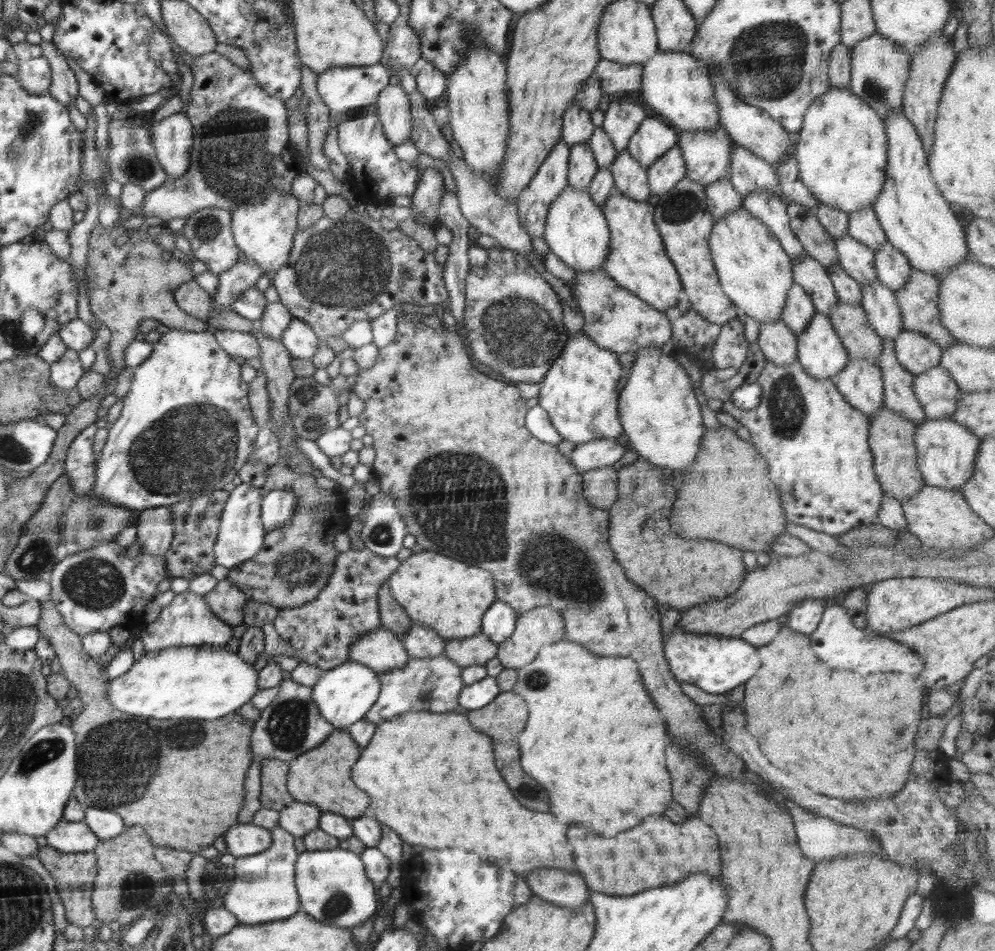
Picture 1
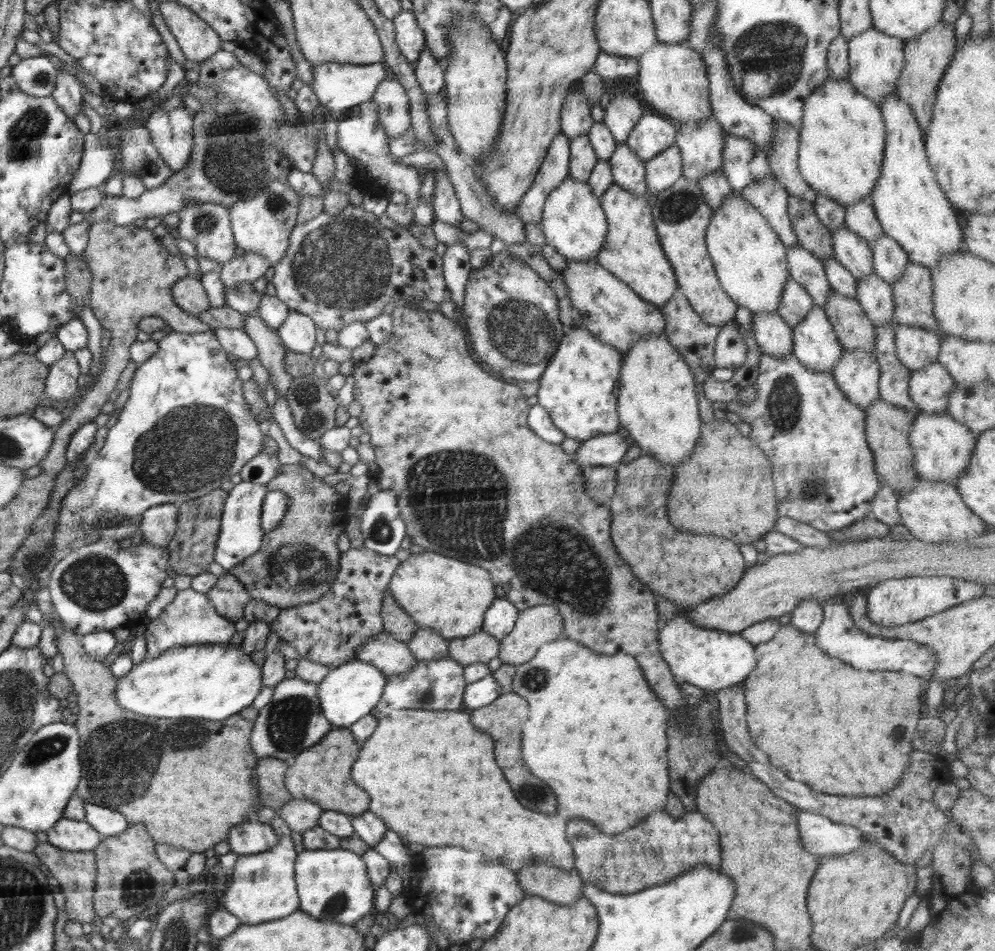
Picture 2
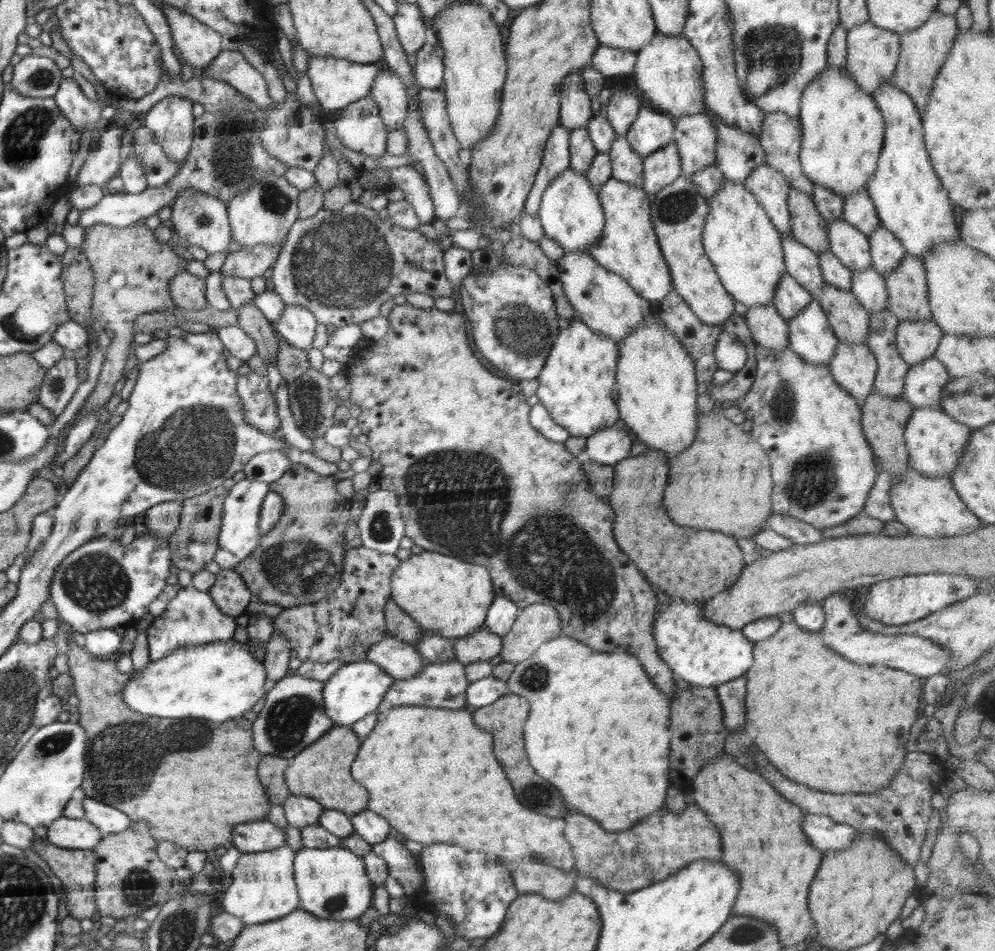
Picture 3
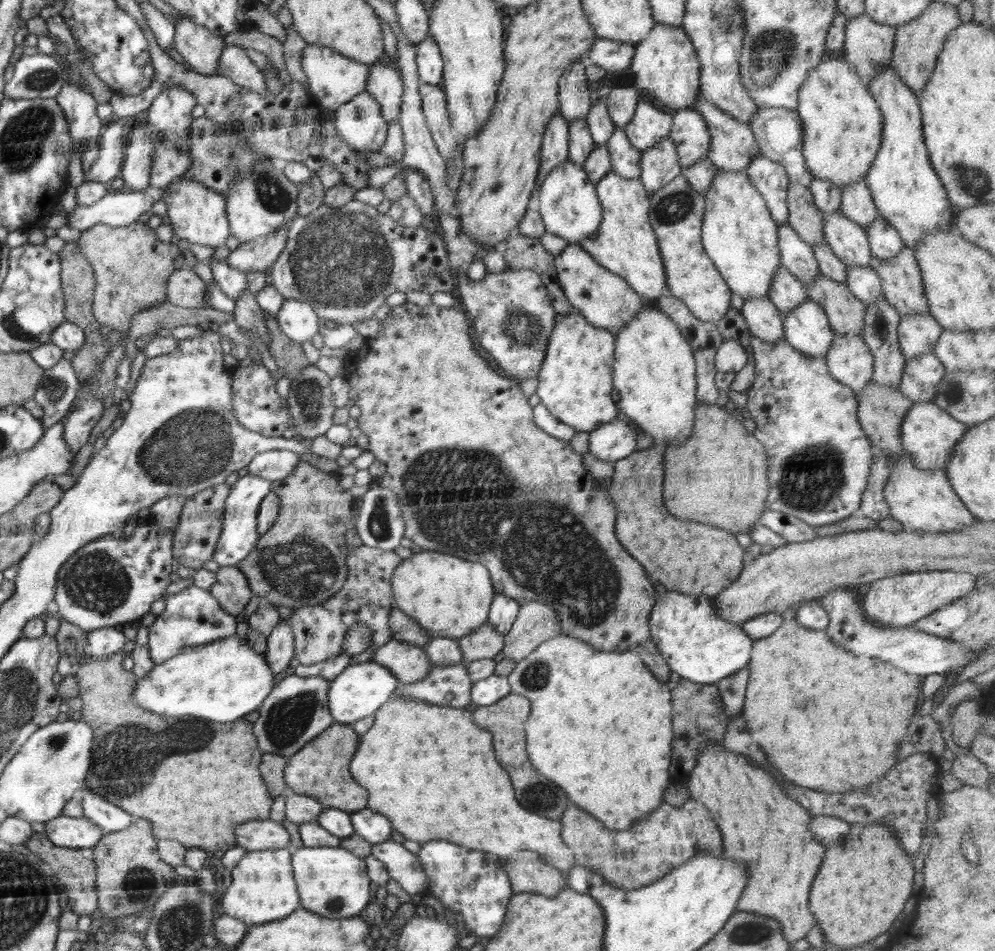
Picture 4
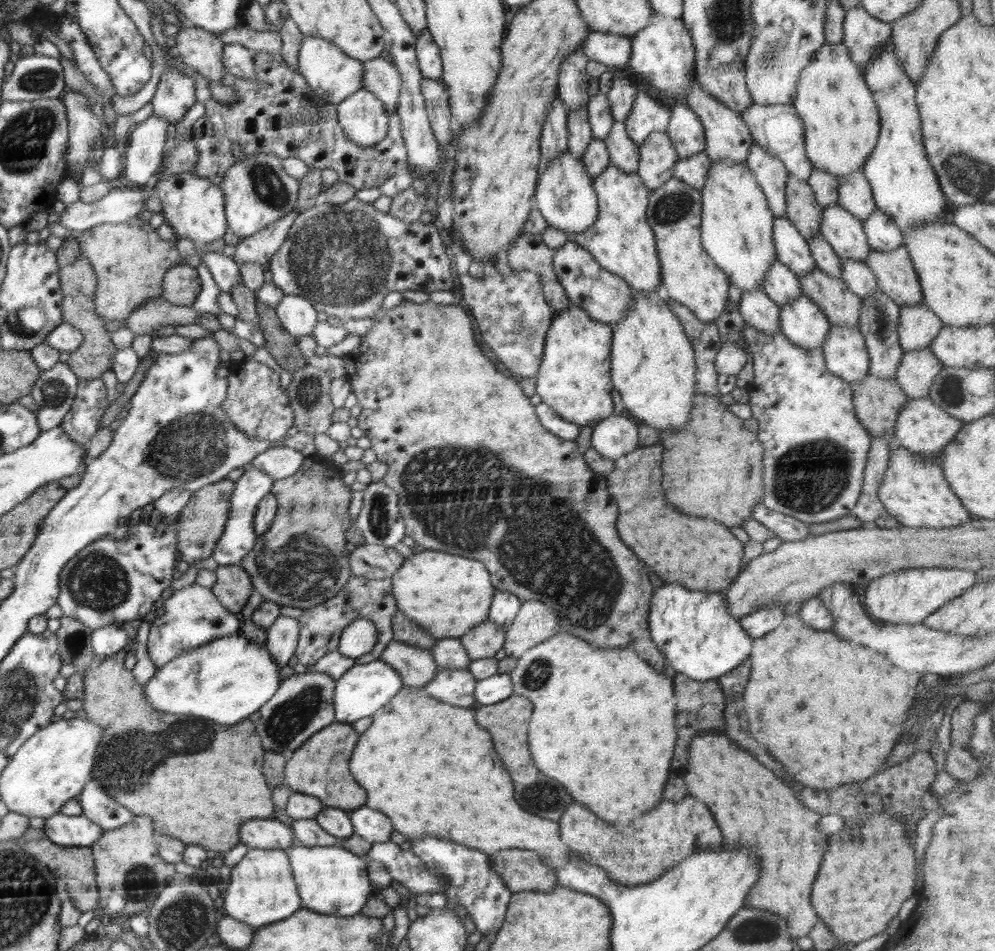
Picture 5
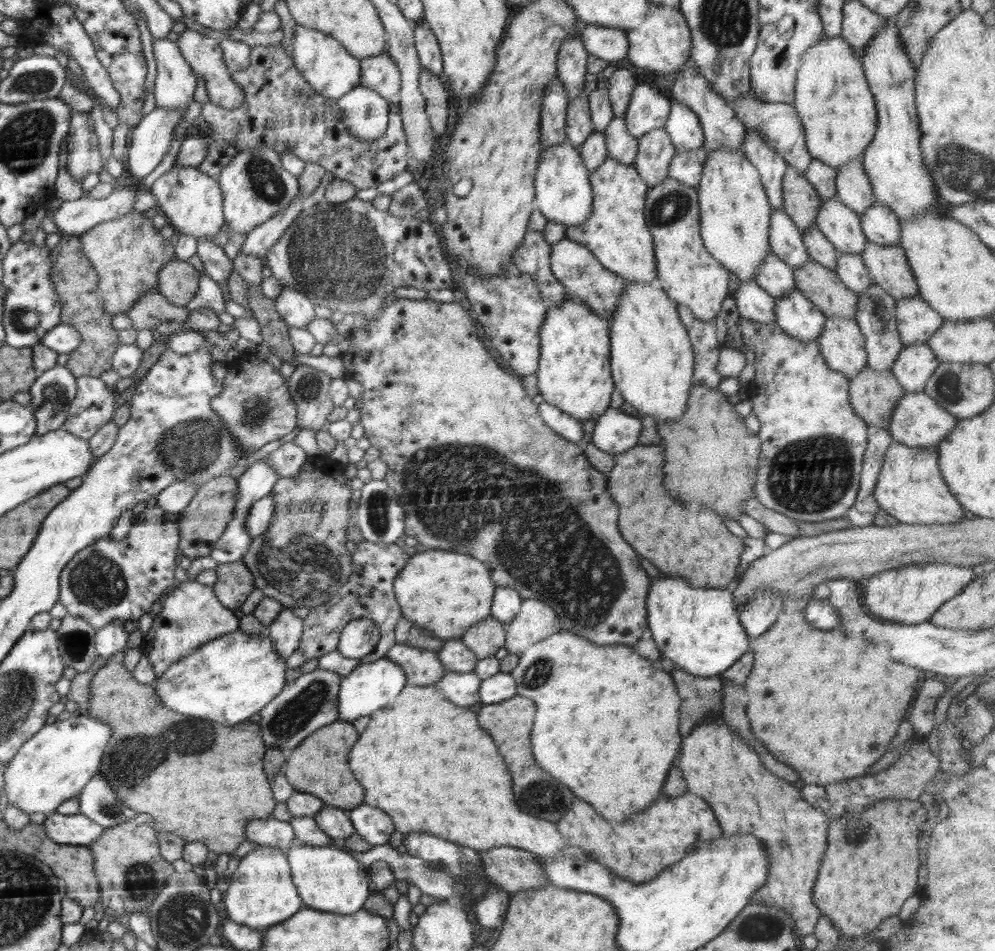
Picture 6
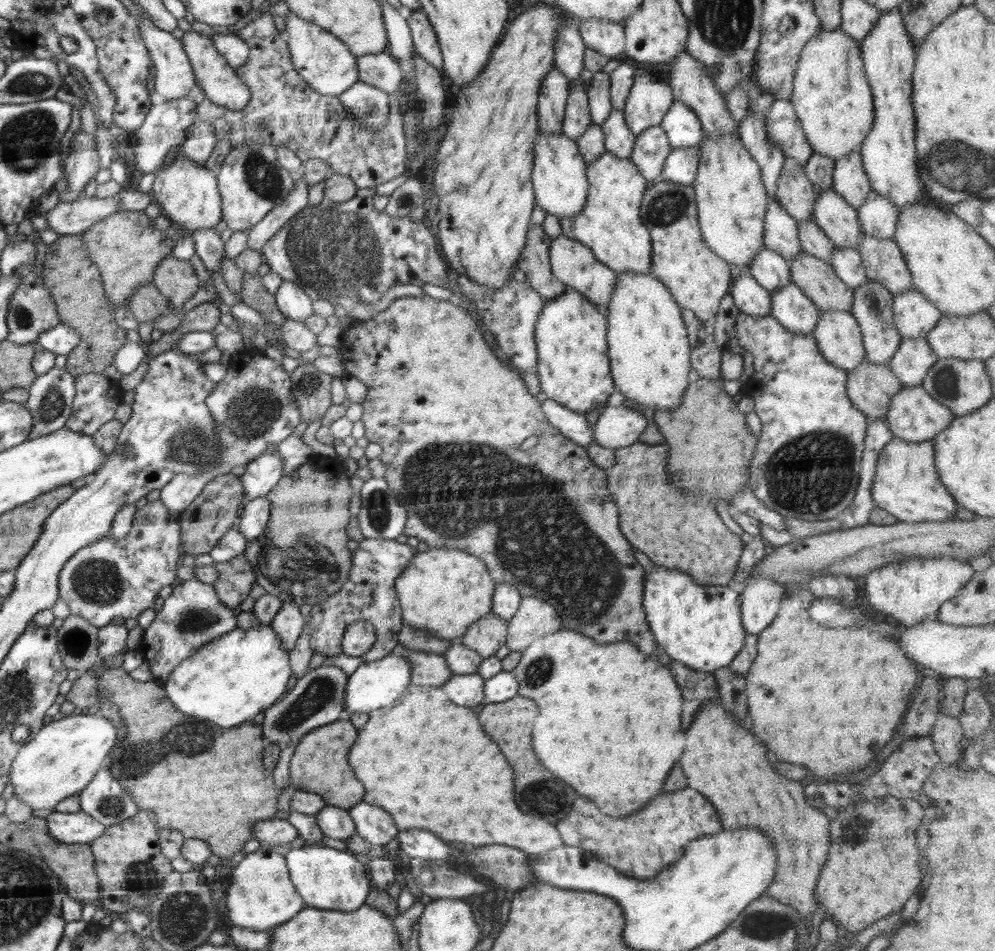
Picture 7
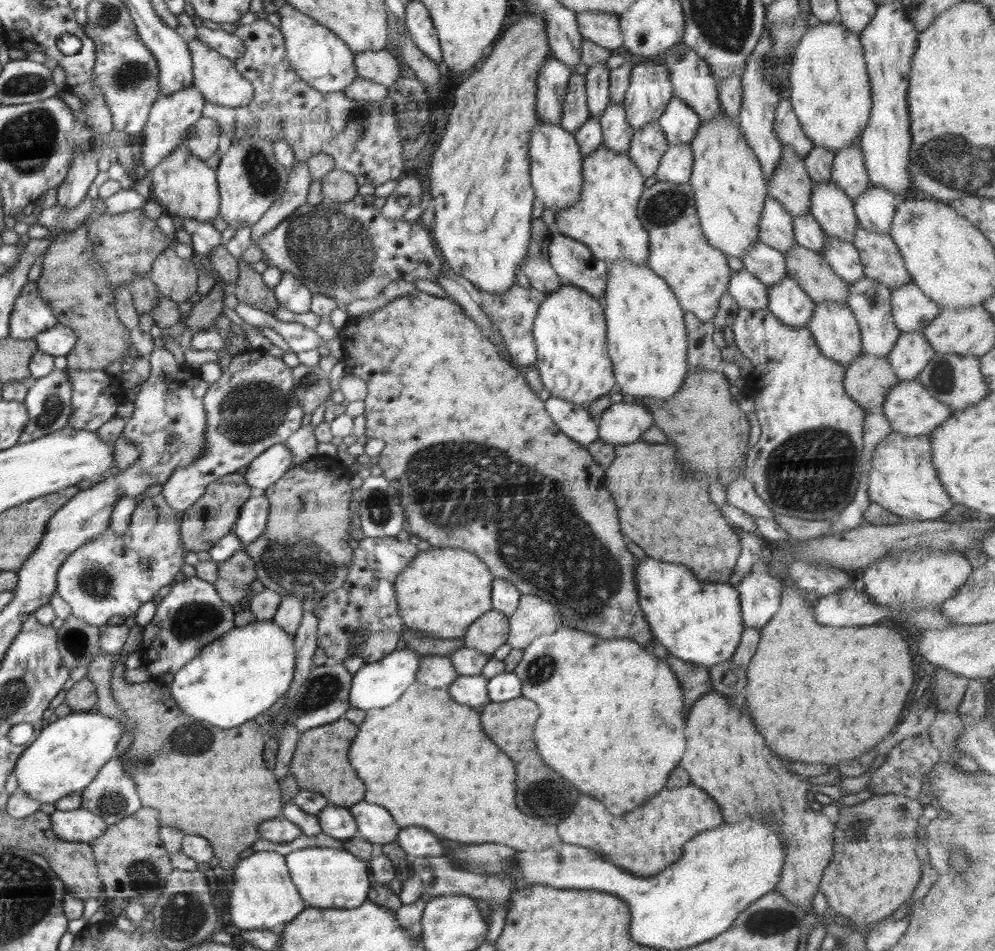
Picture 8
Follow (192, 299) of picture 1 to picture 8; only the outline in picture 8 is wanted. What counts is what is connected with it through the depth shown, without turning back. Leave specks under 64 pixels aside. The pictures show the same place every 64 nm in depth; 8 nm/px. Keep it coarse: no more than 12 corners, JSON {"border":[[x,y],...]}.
{"border":[[176,241],[148,276],[161,296],[182,304],[197,293],[197,269]]}

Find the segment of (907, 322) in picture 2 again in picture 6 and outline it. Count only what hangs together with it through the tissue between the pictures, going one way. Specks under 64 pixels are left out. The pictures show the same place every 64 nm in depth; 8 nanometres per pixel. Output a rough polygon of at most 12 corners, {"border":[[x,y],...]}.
{"border":[[867,241],[873,282],[897,301],[919,294],[899,244]]}

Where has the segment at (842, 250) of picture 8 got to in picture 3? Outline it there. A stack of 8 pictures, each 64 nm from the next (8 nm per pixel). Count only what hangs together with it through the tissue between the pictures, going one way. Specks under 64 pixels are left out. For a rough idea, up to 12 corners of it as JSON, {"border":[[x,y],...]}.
{"border":[[852,272],[851,293],[869,312],[887,308],[885,278]]}

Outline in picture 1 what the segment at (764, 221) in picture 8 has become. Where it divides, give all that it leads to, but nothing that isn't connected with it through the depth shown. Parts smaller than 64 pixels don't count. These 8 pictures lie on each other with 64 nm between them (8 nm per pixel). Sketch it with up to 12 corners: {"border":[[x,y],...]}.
{"border":[[806,252],[792,260],[794,282],[815,312],[838,298],[828,270]]}

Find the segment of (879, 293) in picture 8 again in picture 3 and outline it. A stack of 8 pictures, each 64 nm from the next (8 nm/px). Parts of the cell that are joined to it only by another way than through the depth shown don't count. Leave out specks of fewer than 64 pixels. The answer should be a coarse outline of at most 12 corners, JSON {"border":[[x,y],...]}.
{"border":[[870,312],[866,345],[877,362],[873,389],[903,397],[910,370],[896,345],[900,321]]}

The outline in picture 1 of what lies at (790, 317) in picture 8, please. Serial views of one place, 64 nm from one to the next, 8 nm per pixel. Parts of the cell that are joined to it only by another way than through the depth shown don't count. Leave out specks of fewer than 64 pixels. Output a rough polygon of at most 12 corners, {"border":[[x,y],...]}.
{"border":[[816,312],[796,356],[816,379],[848,363],[833,324]]}

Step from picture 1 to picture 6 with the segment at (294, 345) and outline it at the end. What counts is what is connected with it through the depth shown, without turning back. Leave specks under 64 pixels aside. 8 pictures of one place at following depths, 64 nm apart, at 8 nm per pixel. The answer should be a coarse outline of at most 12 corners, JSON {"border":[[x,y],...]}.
{"border":[[284,286],[274,302],[287,327],[304,329],[316,318],[310,299]]}

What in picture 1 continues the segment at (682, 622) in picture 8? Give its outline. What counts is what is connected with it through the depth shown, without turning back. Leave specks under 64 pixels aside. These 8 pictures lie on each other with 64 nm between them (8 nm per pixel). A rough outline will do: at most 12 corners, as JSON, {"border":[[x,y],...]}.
{"border":[[676,626],[663,651],[675,679],[712,694],[756,675],[744,639]]}

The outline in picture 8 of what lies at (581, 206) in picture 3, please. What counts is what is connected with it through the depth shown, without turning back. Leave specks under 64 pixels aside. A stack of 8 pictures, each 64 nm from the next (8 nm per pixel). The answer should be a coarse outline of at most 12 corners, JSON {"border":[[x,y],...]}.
{"border":[[536,118],[531,185],[545,208],[577,202],[583,158],[572,132]]}

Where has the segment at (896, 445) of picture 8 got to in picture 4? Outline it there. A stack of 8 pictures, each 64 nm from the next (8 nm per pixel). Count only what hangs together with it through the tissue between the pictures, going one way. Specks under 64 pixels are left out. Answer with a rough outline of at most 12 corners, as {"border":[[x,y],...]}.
{"border":[[908,452],[883,490],[905,530],[950,532],[977,517],[944,468],[916,468]]}

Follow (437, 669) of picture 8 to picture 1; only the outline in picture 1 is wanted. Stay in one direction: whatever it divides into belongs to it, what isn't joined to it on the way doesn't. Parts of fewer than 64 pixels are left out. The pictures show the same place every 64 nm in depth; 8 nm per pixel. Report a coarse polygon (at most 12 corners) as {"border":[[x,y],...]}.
{"border":[[382,626],[357,638],[347,656],[378,672],[409,658]]}

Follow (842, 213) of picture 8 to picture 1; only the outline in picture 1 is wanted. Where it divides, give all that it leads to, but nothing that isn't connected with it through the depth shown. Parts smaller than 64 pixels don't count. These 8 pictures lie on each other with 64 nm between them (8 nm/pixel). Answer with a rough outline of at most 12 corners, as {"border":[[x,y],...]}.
{"border":[[836,238],[839,265],[862,286],[877,280],[875,251]]}

